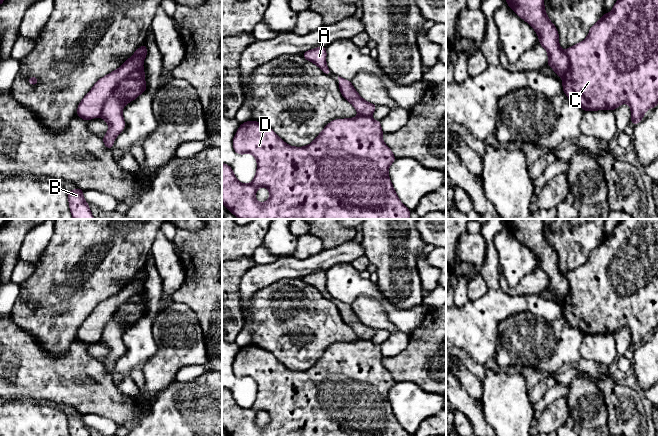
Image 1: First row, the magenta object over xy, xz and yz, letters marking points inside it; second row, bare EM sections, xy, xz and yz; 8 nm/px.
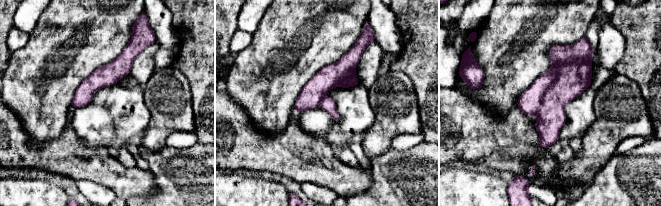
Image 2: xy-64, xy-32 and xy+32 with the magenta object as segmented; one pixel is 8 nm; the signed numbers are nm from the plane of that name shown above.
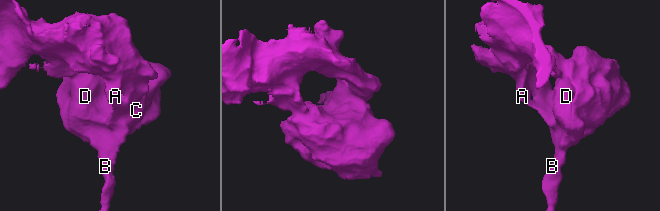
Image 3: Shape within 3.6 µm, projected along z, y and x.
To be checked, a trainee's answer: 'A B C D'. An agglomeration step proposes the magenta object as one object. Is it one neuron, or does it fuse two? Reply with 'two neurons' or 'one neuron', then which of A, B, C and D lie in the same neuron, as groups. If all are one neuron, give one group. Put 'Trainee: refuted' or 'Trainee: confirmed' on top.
Trainee: refuted
two neurons | A / B C D

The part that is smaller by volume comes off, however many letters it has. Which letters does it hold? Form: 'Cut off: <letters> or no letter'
Cut off: A

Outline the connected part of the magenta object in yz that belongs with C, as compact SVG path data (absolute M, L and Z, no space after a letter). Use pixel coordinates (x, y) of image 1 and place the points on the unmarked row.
M621 219L608 238L603 238L589 254L584 265L571 270L566 274L569 282L569 293L563 300L563 316L572 327L579 329L584 335L611 334L618 332L621 328L627 327L631 332L631 347L638 348L645 336L658 329L658 219Z

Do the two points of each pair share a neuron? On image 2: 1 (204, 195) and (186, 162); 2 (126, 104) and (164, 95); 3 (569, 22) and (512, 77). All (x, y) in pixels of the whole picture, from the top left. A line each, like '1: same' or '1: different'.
1: same
2: different
3: same

